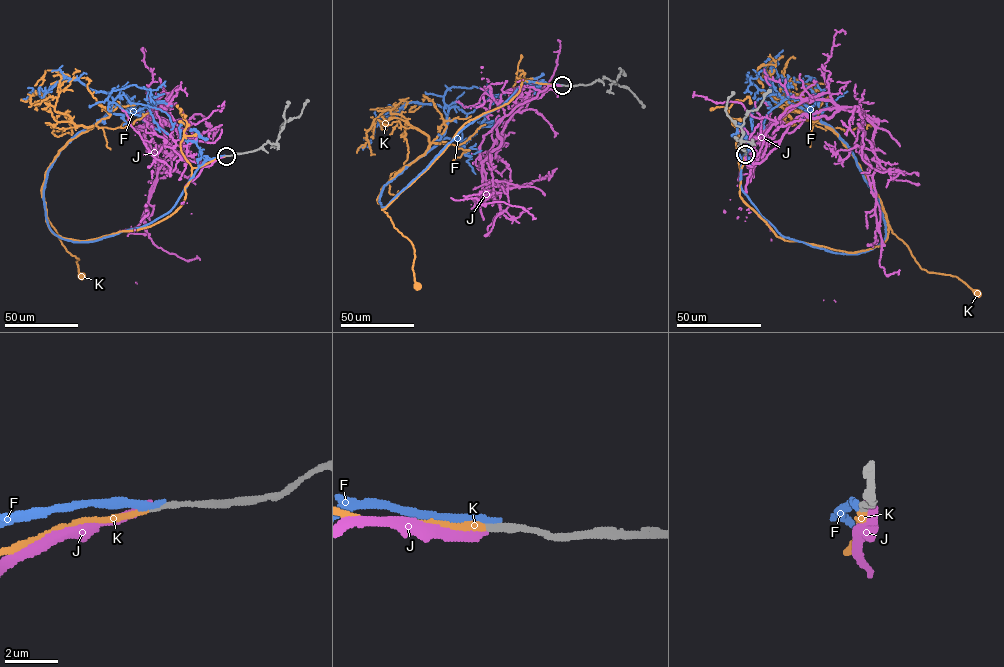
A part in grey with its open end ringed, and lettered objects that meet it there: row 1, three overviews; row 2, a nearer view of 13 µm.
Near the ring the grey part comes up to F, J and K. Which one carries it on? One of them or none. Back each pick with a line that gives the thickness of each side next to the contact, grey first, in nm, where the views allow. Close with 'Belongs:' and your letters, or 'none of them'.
K: 280/240 nm
Belongs: K

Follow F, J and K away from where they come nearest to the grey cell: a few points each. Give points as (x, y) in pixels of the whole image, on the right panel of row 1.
F: (745, 154), (741, 188), (783, 236), (878, 246), (885, 222), (851, 149), (774, 93), (764, 67), (817, 89)
J: (745, 154), (750, 167), (760, 162), (783, 134), (822, 109), (858, 111), (874, 127), (875, 241), (823, 300)
K: (745, 154), (740, 196), (777, 236), (855, 252), (880, 246), (889, 225), (922, 269), (957, 276), (975, 292)

